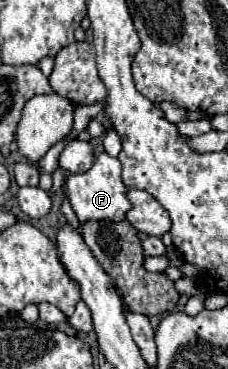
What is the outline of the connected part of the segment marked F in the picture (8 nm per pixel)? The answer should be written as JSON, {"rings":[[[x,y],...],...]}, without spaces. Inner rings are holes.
{"rings":[[[100,153],[86,173],[76,173],[66,177],[66,197],[78,215],[78,221],[122,221],[130,211],[130,201],[126,199],[126,187],[122,183],[122,165],[116,157]]]}

